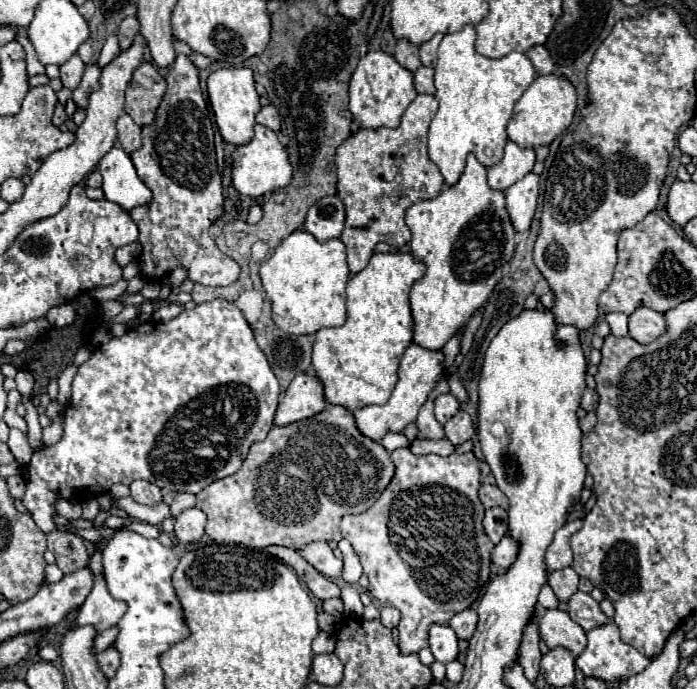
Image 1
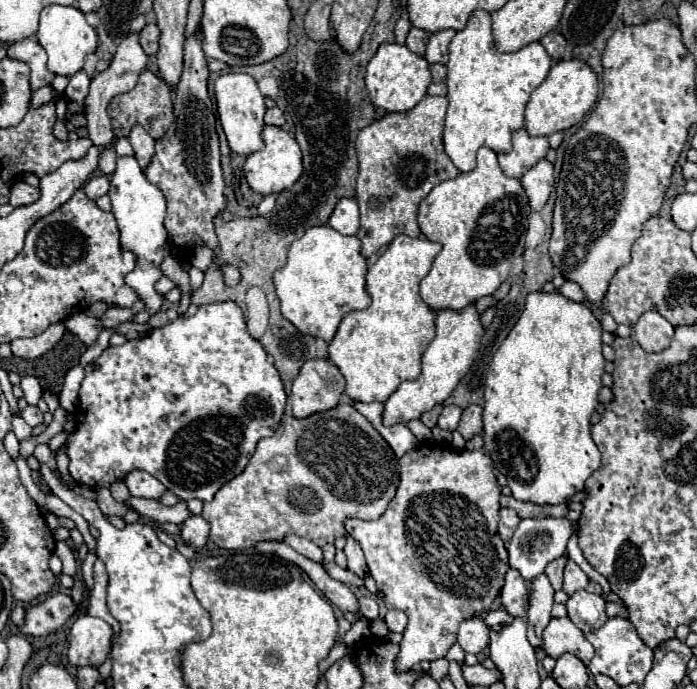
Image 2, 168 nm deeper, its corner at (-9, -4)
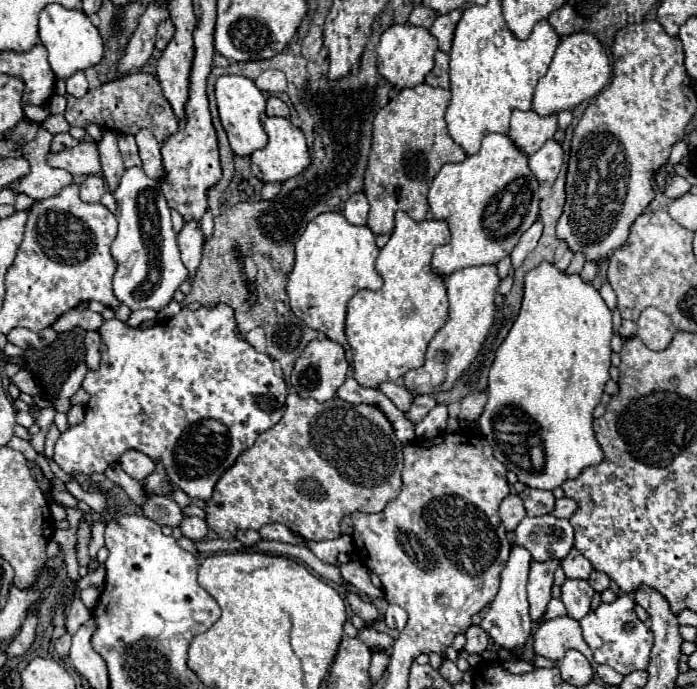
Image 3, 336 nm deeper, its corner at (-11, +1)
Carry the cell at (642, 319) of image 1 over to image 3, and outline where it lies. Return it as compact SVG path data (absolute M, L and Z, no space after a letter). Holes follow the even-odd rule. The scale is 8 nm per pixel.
M648 307L642 311L638 319L638 337L644 341L648 349L662 351L670 345L674 337L674 323L672 319L656 307Z

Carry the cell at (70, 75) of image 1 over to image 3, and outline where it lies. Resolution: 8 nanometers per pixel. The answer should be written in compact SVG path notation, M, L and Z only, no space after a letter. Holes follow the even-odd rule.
M84 71L74 73L70 79L66 79L66 93L70 93L72 97L82 97L88 91L88 81L84 77Z

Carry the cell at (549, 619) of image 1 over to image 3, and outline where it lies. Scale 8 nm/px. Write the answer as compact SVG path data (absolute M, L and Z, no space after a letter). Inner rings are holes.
M568 615L542 621L534 633L534 651L536 655L560 661L568 649L580 651L591 665L597 665L592 657L592 649L582 637L580 623Z

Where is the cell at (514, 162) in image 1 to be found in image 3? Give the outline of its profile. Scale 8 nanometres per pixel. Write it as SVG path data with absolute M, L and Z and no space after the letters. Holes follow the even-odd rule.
M514 111L510 119L510 133L514 145L524 153L532 155L536 149L544 145L544 141L552 139L556 133L556 115L550 117L538 117L534 111Z

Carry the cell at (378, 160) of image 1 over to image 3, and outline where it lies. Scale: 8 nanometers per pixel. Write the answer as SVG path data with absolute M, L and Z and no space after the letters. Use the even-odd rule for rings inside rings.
M418 85L414 89L402 89L384 109L380 109L372 123L372 149L368 157L368 167L364 175L364 193L370 203L368 213L368 227L374 235L390 235L394 229L394 213L404 211L414 221L424 221L428 213L426 195L432 185L432 179L446 163L460 163L466 159L464 151L452 141L448 135L444 113L450 105L450 91L446 89L434 89L430 85Z

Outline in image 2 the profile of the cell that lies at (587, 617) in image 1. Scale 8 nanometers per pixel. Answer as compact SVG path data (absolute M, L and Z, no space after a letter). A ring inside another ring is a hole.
M578 590L574 592L568 602L566 602L566 610L568 610L568 618L586 634L590 630L598 630L598 626L602 626L602 622L606 622L606 610L604 610L606 602L602 596L598 594L590 594L586 590Z

